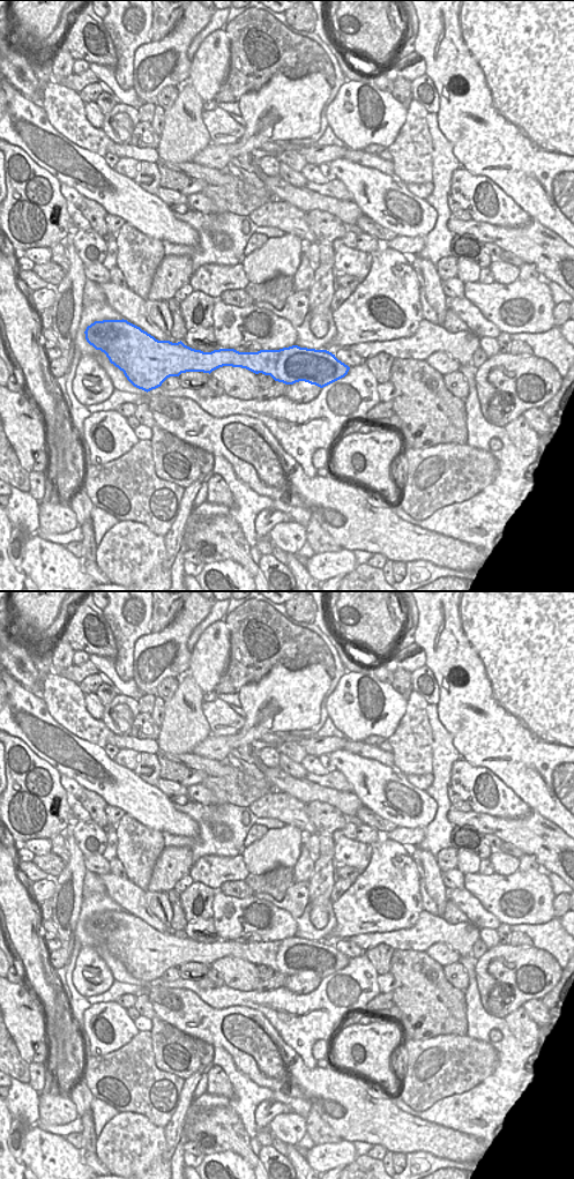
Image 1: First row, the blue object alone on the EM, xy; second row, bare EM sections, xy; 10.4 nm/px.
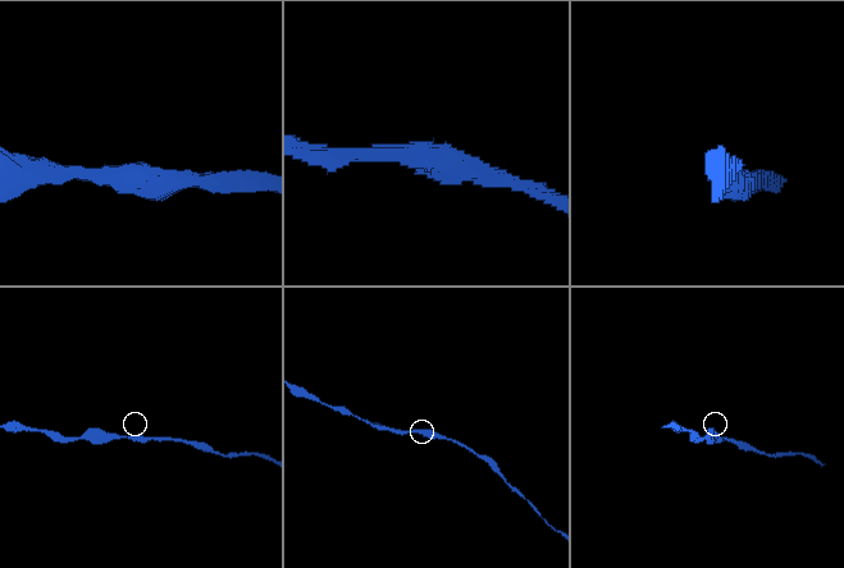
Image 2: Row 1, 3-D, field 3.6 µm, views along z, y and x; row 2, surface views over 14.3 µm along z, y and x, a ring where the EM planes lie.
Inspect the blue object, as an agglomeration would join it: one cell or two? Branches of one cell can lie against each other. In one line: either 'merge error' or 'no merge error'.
no merge error

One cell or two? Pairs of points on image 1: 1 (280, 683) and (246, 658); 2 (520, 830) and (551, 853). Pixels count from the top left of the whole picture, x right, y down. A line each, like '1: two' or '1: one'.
1: two
2: one

